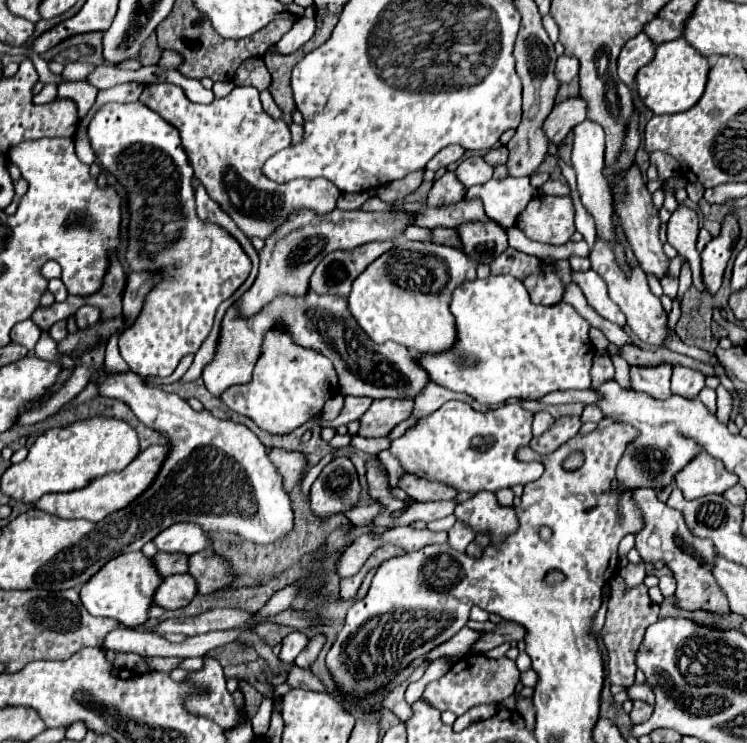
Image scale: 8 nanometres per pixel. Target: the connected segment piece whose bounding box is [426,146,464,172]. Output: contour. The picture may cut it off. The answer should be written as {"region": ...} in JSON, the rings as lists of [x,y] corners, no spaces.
{"region":[[[446,146],[446,148],[442,148],[442,150],[430,160],[430,164],[428,164],[426,168],[436,172],[438,168],[444,168],[444,166],[450,166],[450,164],[458,162],[462,156],[464,156],[464,148],[462,148],[462,146]]]}

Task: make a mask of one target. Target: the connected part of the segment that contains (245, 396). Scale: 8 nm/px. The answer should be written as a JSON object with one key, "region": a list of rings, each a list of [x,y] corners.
{"region":[[[272,328],[264,336],[262,354],[248,384],[236,384],[222,392],[220,400],[234,412],[250,416],[260,428],[272,434],[286,434],[318,416],[326,400],[338,392],[334,364],[318,350],[296,344],[286,328]]]}

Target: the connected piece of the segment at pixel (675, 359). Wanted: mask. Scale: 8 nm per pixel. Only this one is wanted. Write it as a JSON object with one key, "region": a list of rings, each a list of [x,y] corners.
{"region":[[[624,344],[620,348],[620,356],[628,362],[628,364],[636,364],[636,366],[644,366],[644,364],[662,364],[662,362],[668,362],[668,364],[684,364],[684,366],[690,366],[694,370],[700,370],[702,374],[714,374],[714,370],[708,366],[708,364],[702,364],[690,356],[682,356],[678,352],[672,352],[668,348],[658,348],[658,350],[646,350],[646,348],[640,348],[636,344]]]}

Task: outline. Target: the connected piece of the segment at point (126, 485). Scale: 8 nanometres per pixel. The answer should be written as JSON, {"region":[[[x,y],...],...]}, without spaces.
{"region":[[[150,446],[150,448],[142,450],[122,472],[98,478],[80,490],[42,496],[34,504],[34,508],[60,516],[60,518],[82,518],[88,522],[100,522],[104,516],[124,508],[124,504],[130,504],[134,500],[134,496],[138,496],[140,492],[144,492],[144,488],[148,488],[148,484],[152,484],[152,476],[156,476],[156,472],[160,470],[160,464],[164,462],[166,452],[168,452],[168,446]]]}

